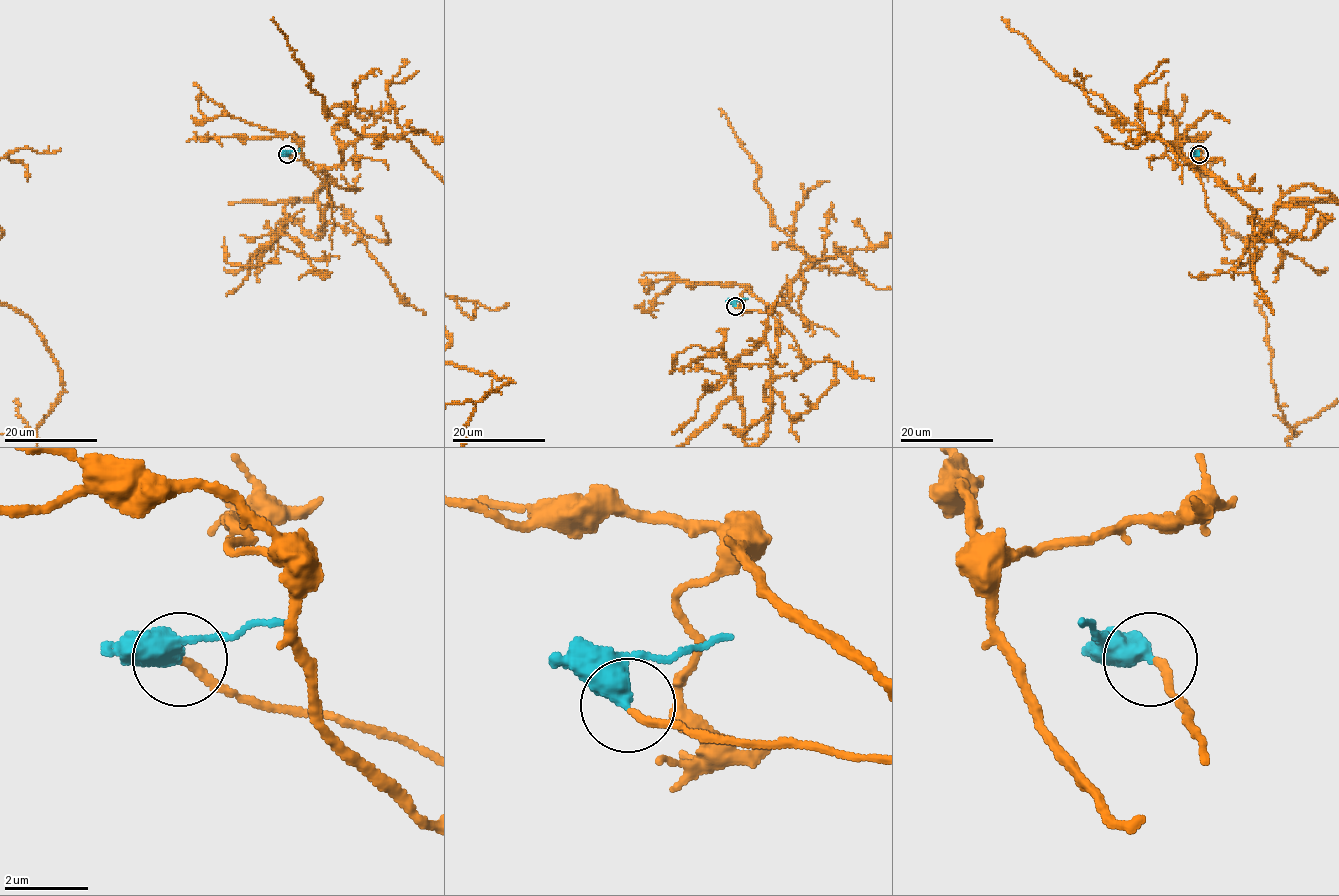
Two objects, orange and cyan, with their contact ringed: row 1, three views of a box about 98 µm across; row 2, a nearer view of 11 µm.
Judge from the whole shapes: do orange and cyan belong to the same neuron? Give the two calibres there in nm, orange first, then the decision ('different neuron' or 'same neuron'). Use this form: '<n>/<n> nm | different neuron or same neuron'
190/500 nm | same neuron

